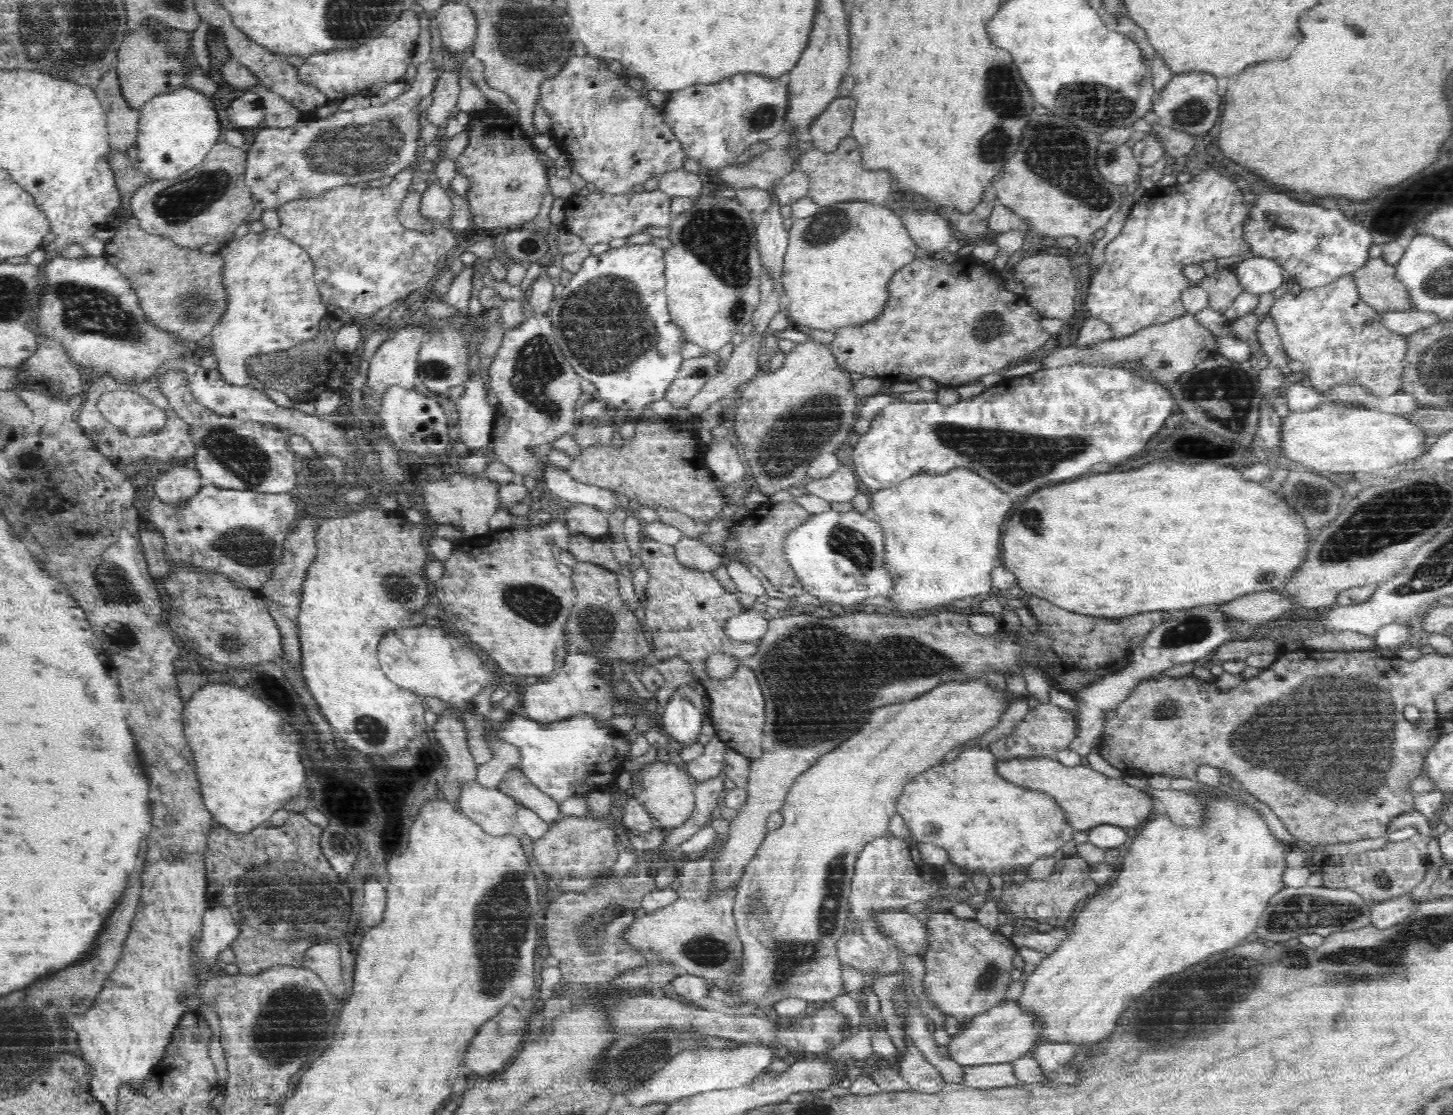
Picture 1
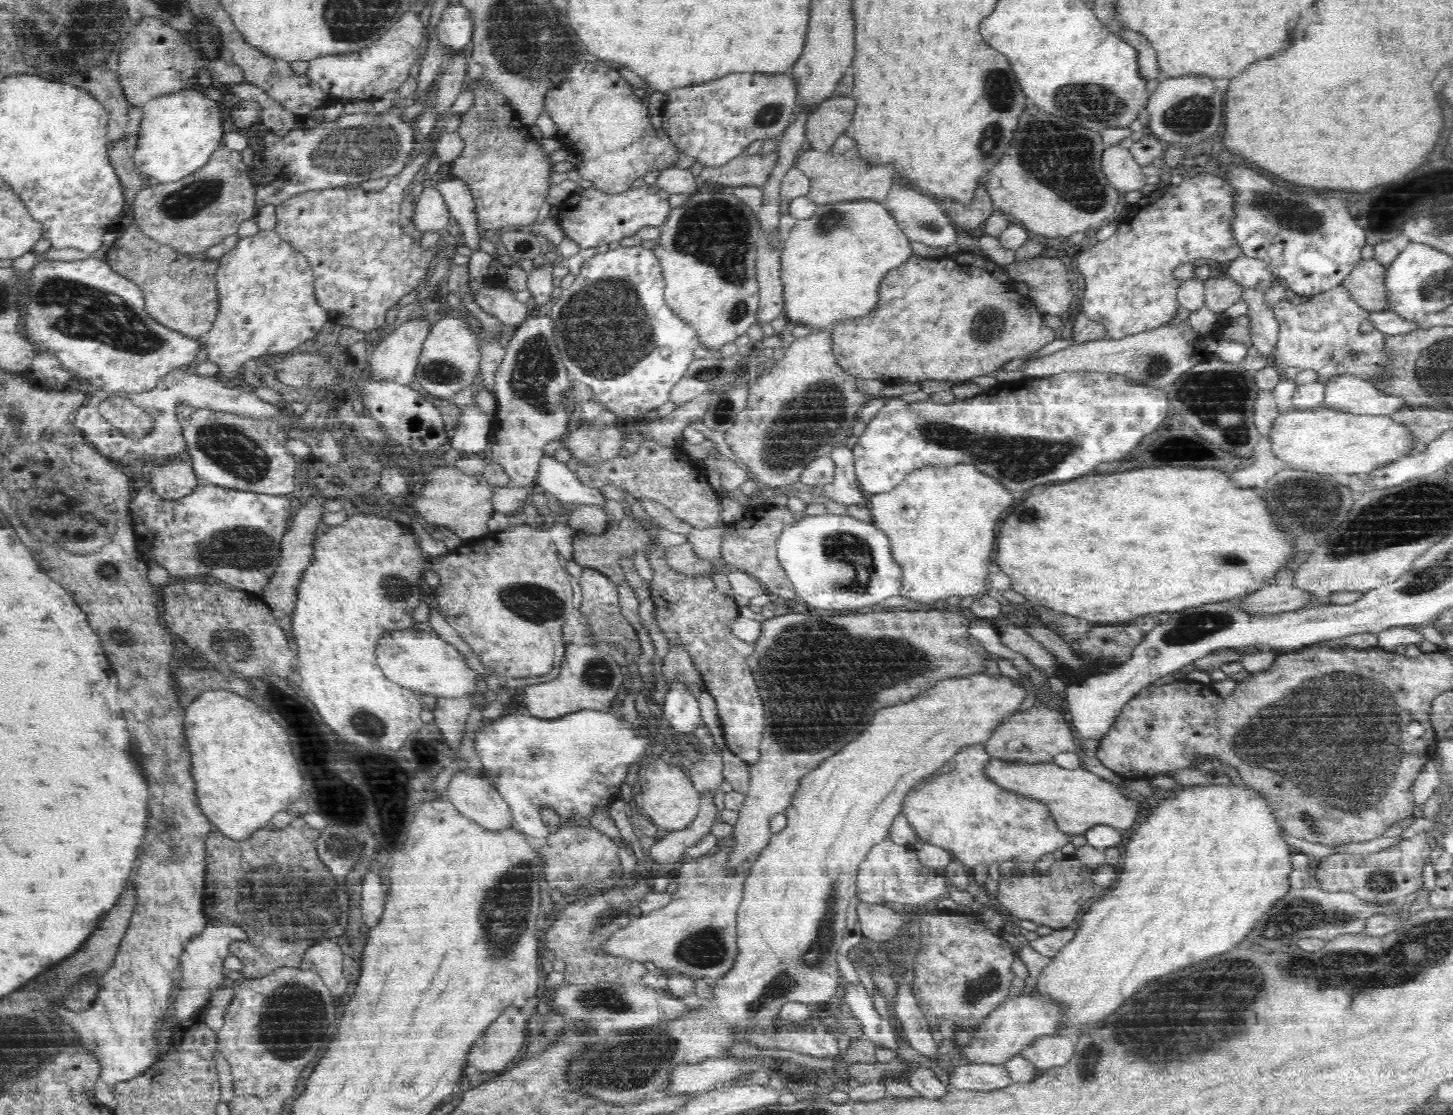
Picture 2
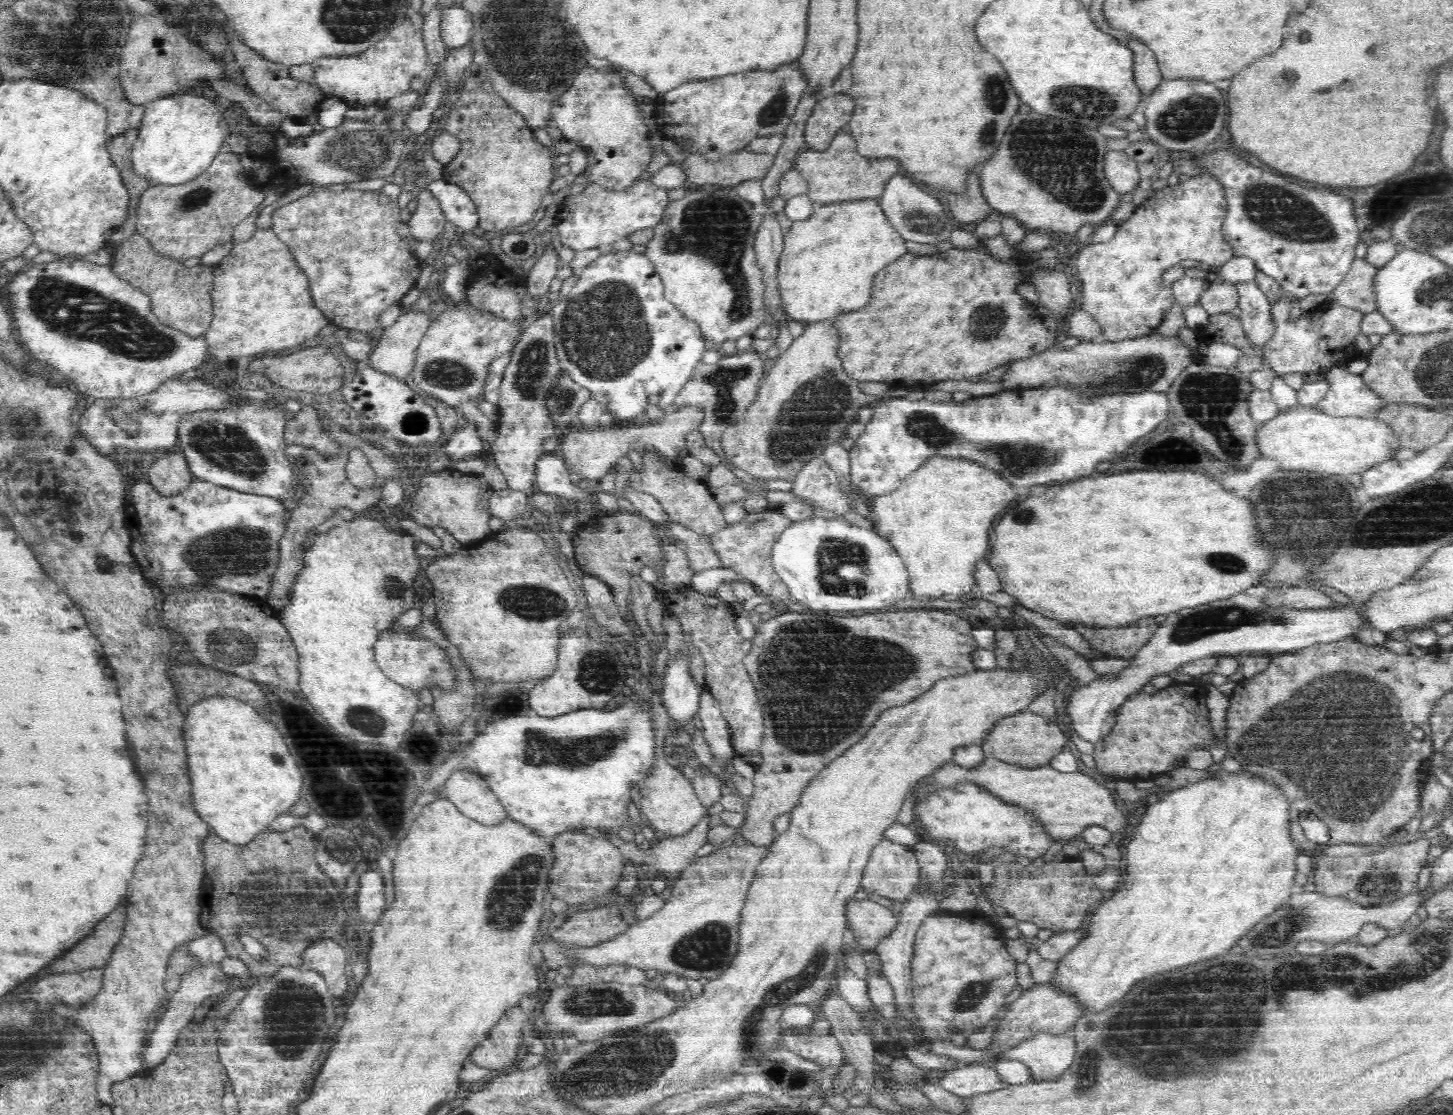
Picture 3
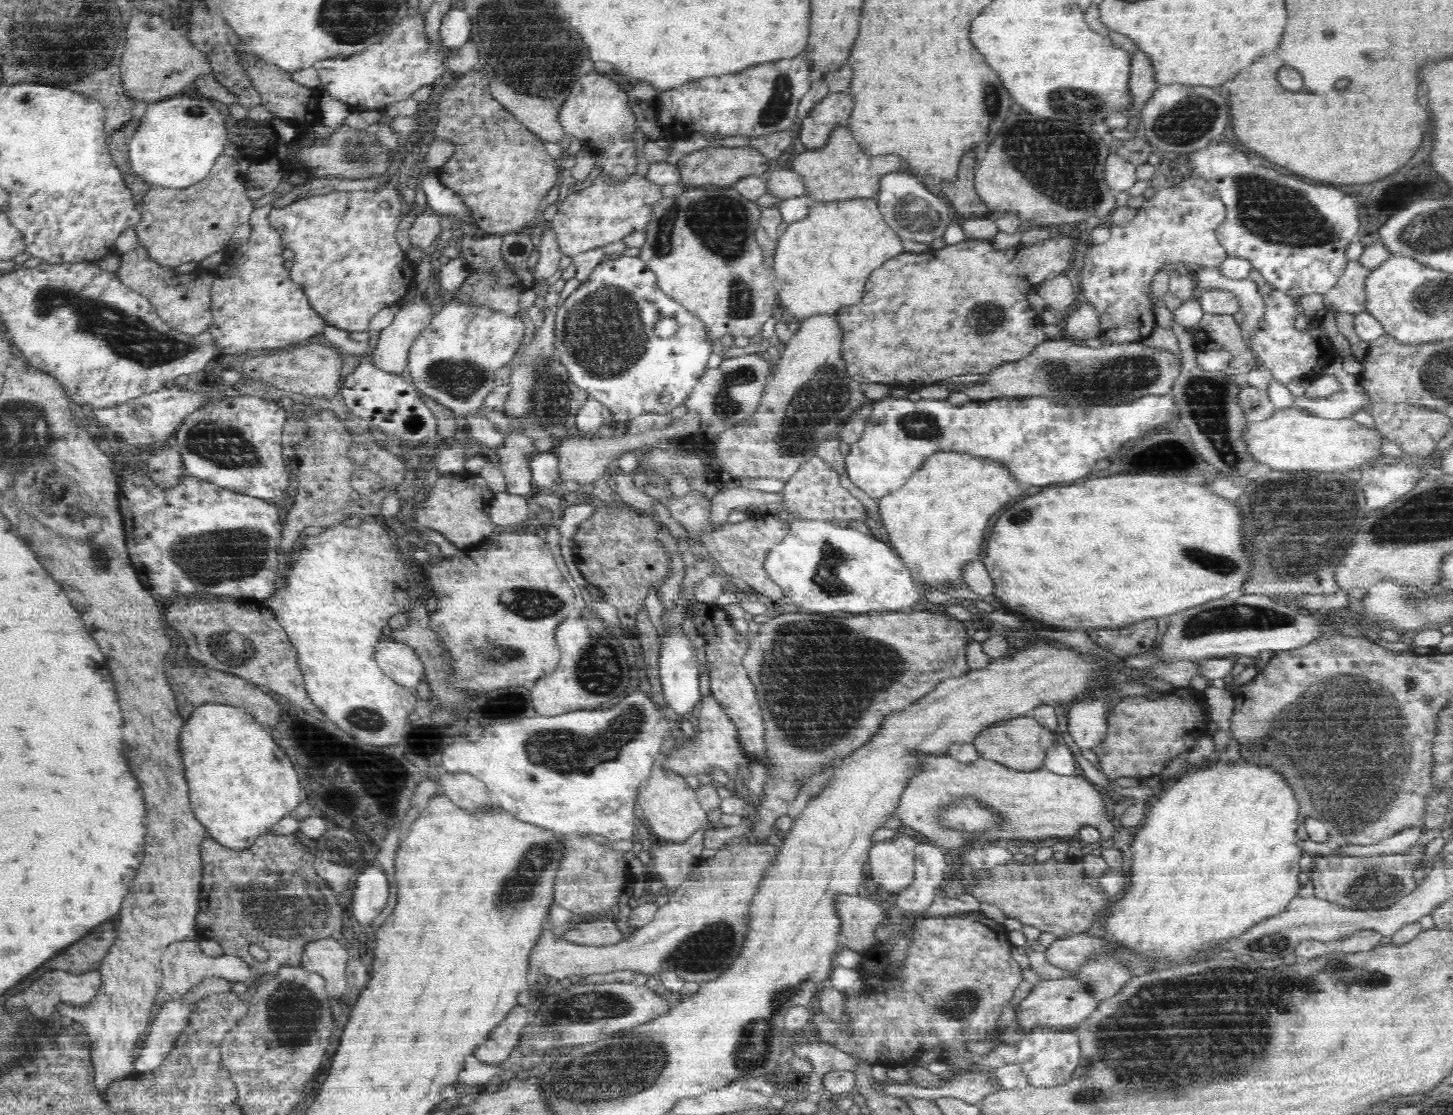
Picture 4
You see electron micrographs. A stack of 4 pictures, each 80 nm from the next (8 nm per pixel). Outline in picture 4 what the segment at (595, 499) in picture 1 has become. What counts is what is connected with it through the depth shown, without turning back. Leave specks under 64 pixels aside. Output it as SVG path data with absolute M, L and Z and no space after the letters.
M548 451L541 452L532 459L532 474L537 492L553 493L561 496L578 487L570 485L560 473L559 456Z

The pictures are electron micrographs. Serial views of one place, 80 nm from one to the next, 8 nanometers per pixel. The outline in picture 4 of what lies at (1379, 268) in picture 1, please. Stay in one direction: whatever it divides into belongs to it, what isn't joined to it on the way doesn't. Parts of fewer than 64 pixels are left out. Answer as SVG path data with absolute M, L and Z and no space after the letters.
M1359 260L1350 261L1336 286L1323 296L1326 308L1354 315L1366 312L1367 280L1370 275L1371 268L1364 266Z

